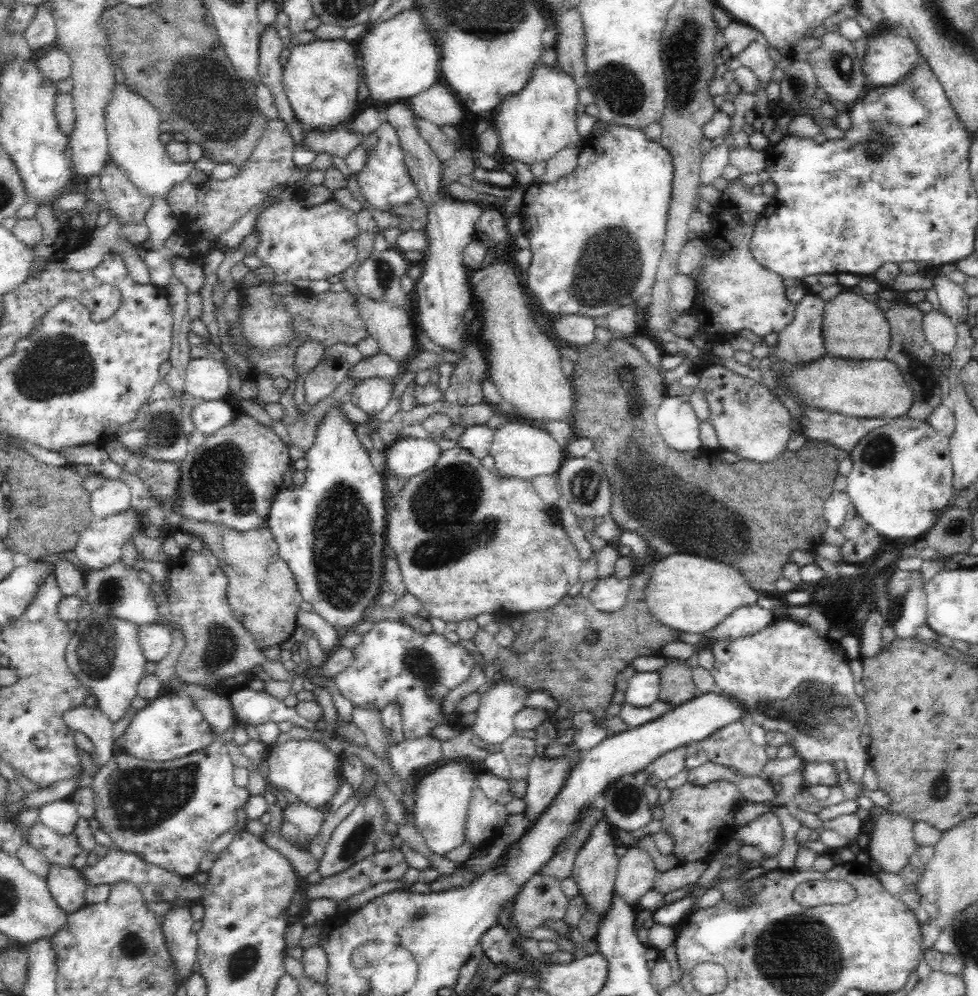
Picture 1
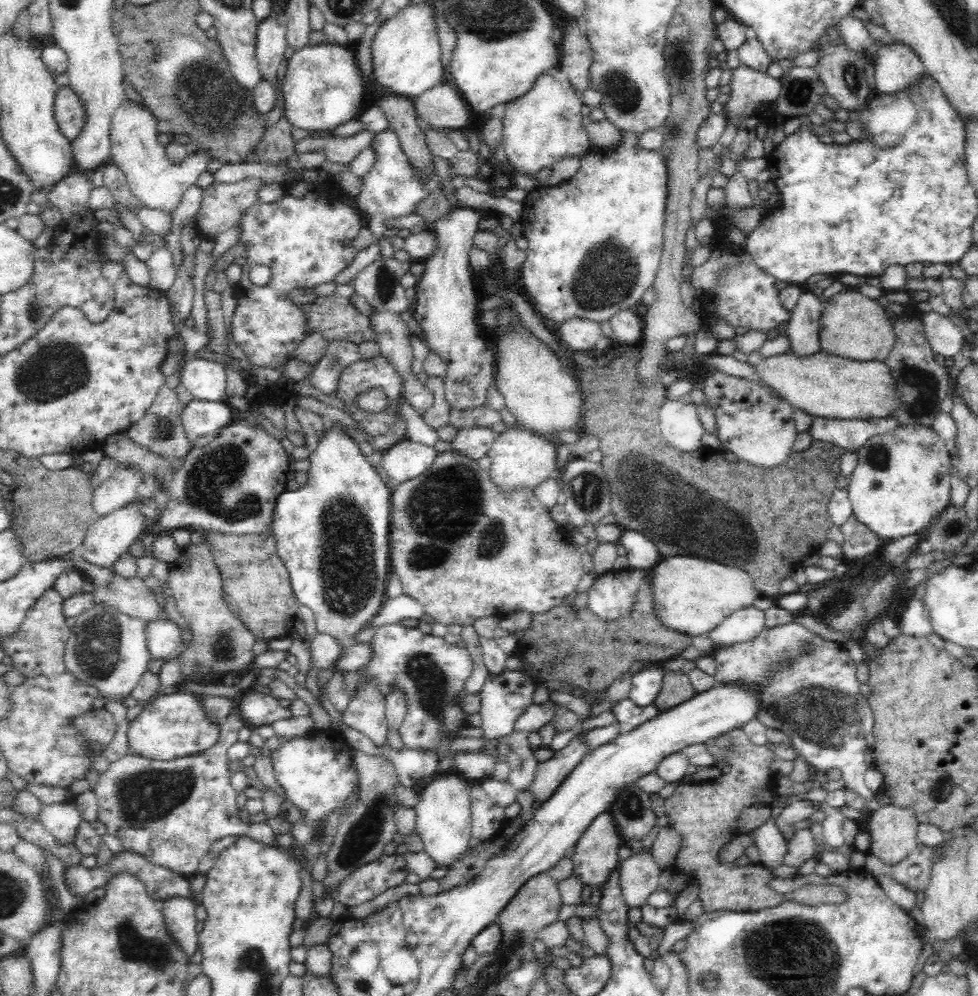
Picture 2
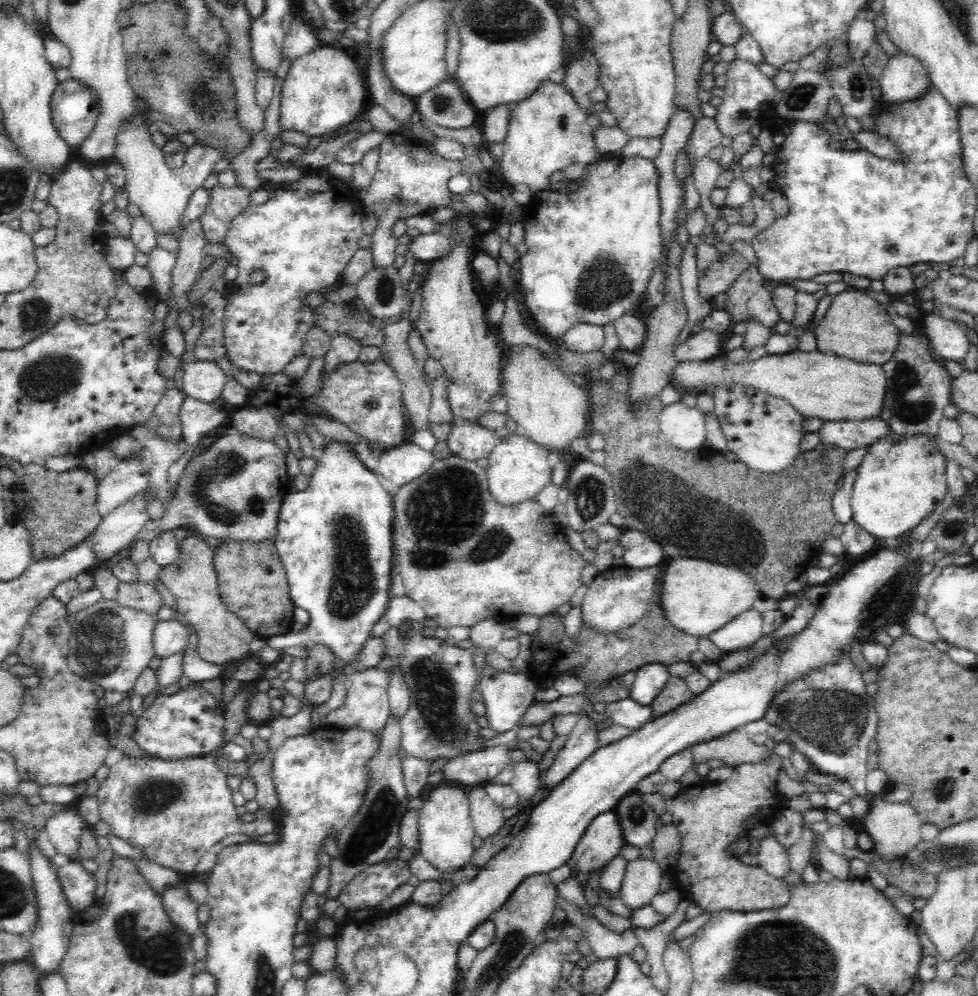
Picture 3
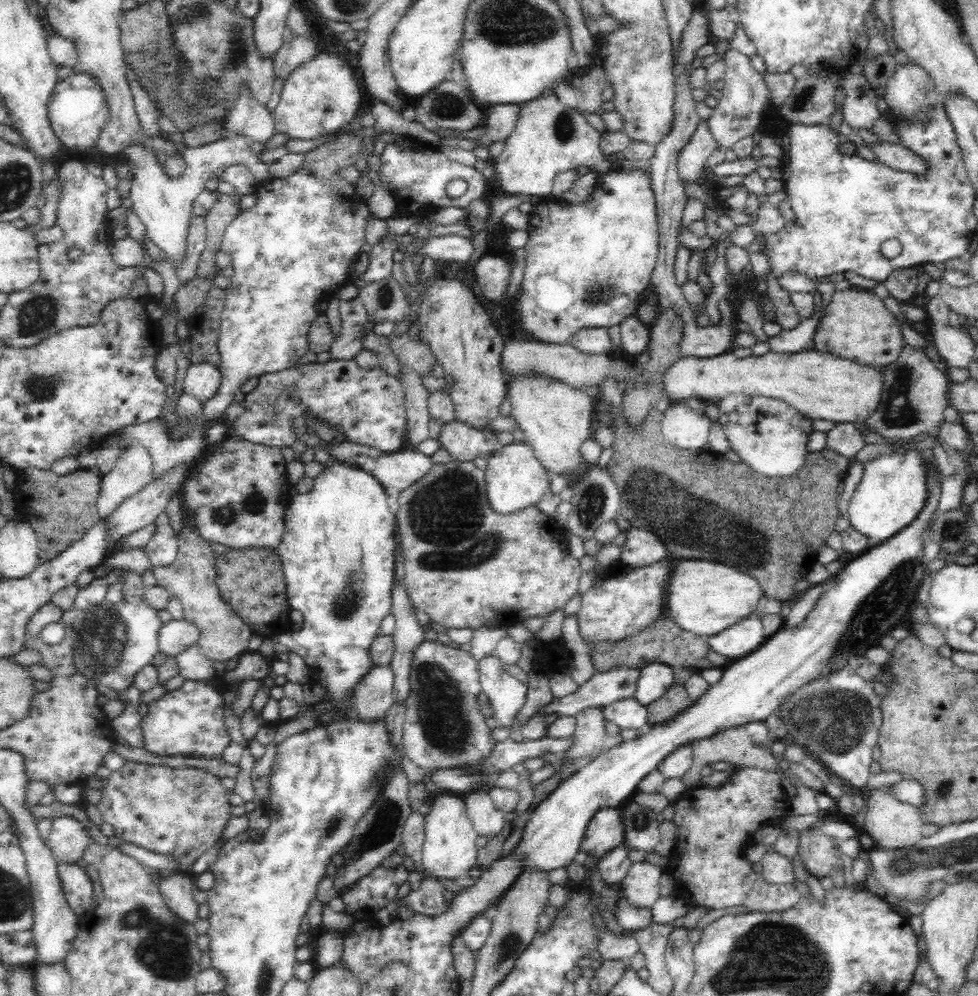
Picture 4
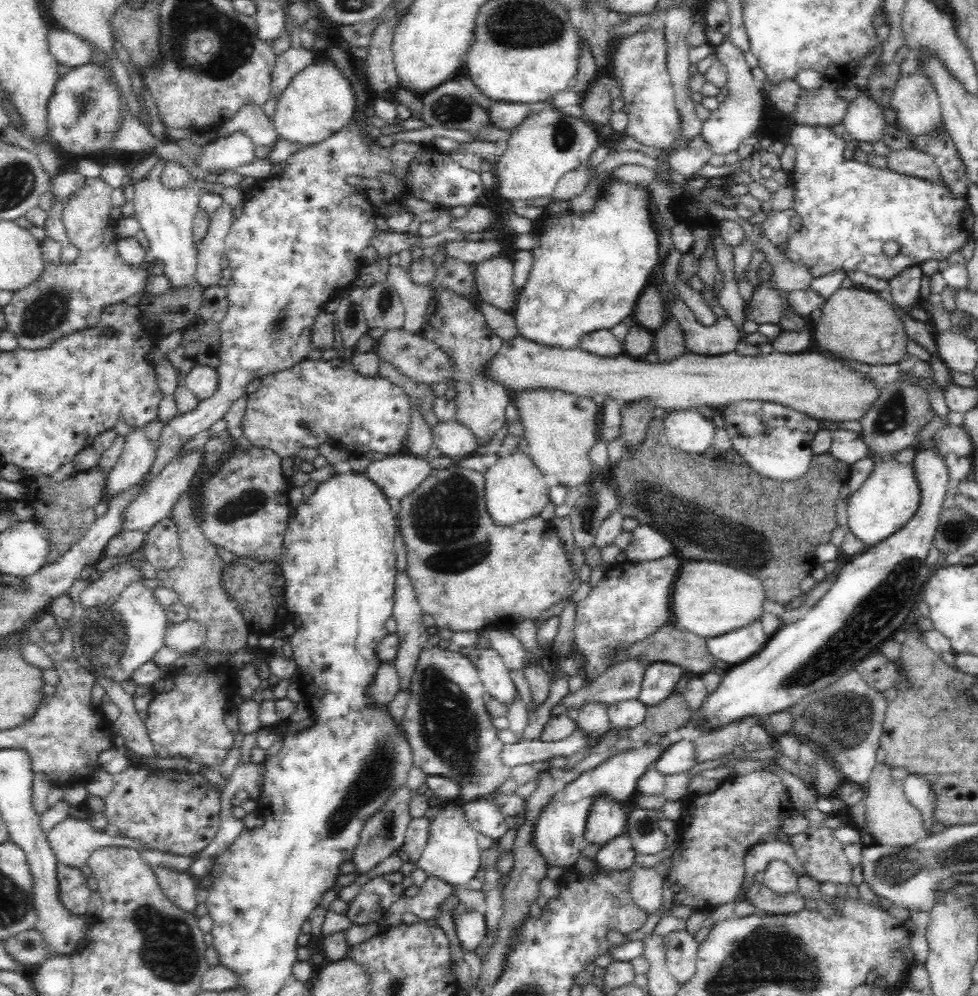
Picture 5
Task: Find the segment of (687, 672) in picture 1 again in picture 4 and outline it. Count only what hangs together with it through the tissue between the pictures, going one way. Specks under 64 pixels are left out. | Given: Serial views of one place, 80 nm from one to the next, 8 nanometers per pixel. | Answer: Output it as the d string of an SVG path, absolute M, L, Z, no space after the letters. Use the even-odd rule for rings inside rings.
M670 685L665 693L658 697L654 702L646 706L647 708L647 725L654 726L666 724L678 714L686 712L690 708L691 702L685 687L680 685Z

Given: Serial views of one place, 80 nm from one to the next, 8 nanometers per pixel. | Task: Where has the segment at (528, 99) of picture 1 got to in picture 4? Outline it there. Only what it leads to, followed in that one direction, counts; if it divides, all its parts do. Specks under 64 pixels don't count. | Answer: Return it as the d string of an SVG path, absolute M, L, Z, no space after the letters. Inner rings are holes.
M550 90L546 96L534 99L532 102L522 103L518 122L510 136L504 140L504 150L492 160L492 166L504 195L526 194L528 196L548 197L553 189L554 179L560 172L575 170L581 166L589 166L593 171L599 173L610 170L610 161L604 159L606 155L600 148L602 132L589 125L575 108L560 104L554 91Z

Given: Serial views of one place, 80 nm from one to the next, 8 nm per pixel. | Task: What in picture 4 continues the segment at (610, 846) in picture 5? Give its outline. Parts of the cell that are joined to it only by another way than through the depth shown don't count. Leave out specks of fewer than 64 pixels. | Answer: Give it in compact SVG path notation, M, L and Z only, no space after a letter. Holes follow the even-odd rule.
M624 840L622 844L612 848L604 856L600 856L597 867L607 886L618 888L623 883L624 877L633 863L628 857L630 849L630 846Z

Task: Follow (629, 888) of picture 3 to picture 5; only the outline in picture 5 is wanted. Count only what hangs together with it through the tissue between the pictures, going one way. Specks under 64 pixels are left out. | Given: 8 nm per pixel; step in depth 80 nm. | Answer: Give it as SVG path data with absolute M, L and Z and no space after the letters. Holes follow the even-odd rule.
M634 867L630 892L636 907L649 916L662 908L662 891L665 878L653 868Z

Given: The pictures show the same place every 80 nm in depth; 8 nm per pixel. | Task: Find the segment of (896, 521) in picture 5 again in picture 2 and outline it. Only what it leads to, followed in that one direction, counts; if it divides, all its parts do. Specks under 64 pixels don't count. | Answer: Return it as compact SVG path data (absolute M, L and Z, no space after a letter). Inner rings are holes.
M904 426L874 436L858 450L858 466L848 477L853 516L881 539L920 532L950 503L951 456L948 444L931 428Z

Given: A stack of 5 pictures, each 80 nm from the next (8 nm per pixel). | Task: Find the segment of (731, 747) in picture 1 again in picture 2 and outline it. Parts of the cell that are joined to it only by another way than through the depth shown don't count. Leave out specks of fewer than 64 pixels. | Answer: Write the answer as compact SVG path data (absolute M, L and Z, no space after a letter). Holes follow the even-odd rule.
M741 727L706 742L706 745L718 764L725 762L731 766L731 771L710 783L682 782L672 796L665 798L669 825L682 837L682 846L672 868L686 875L690 882L698 883L698 900L704 913L716 910L748 912L774 907L784 902L786 896L769 888L772 870L754 863L741 866L718 856L721 848L740 834L736 823L740 814L752 805L763 804L759 798L761 791L774 791L775 778L770 764L777 757L764 745L752 744Z

